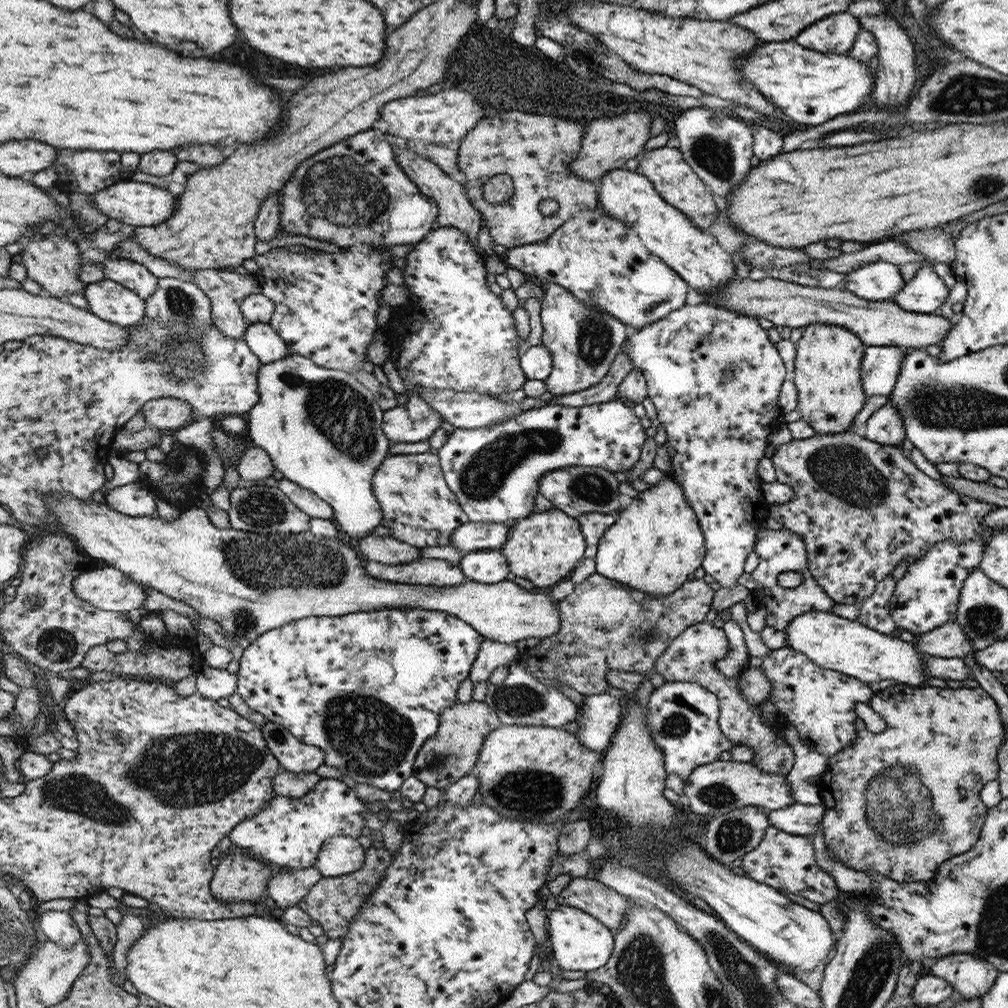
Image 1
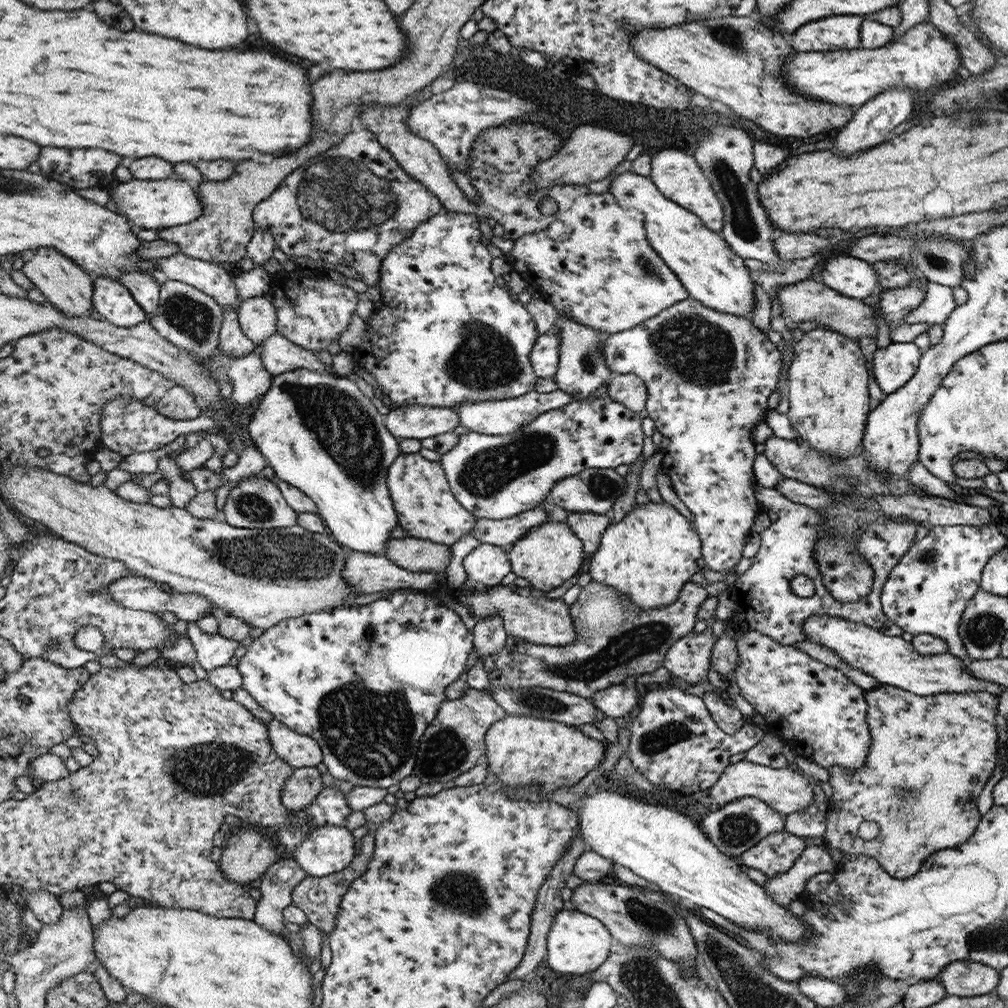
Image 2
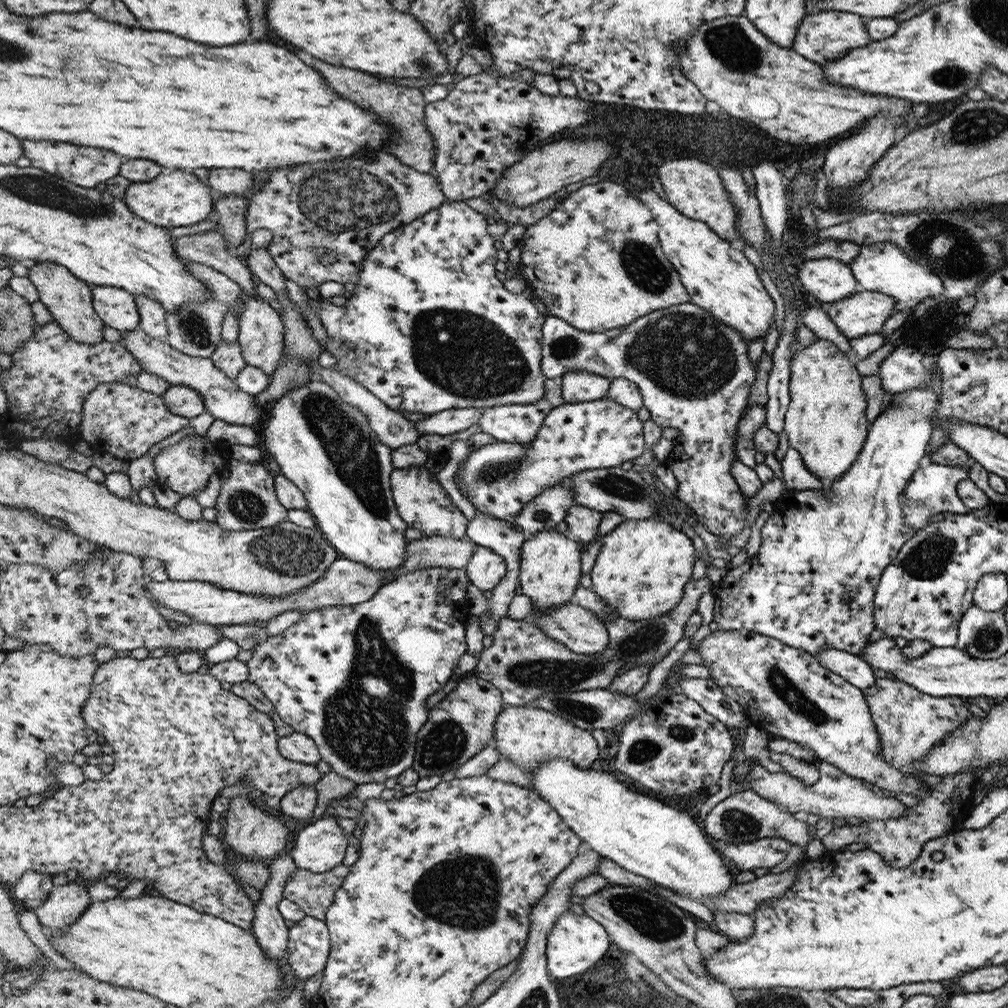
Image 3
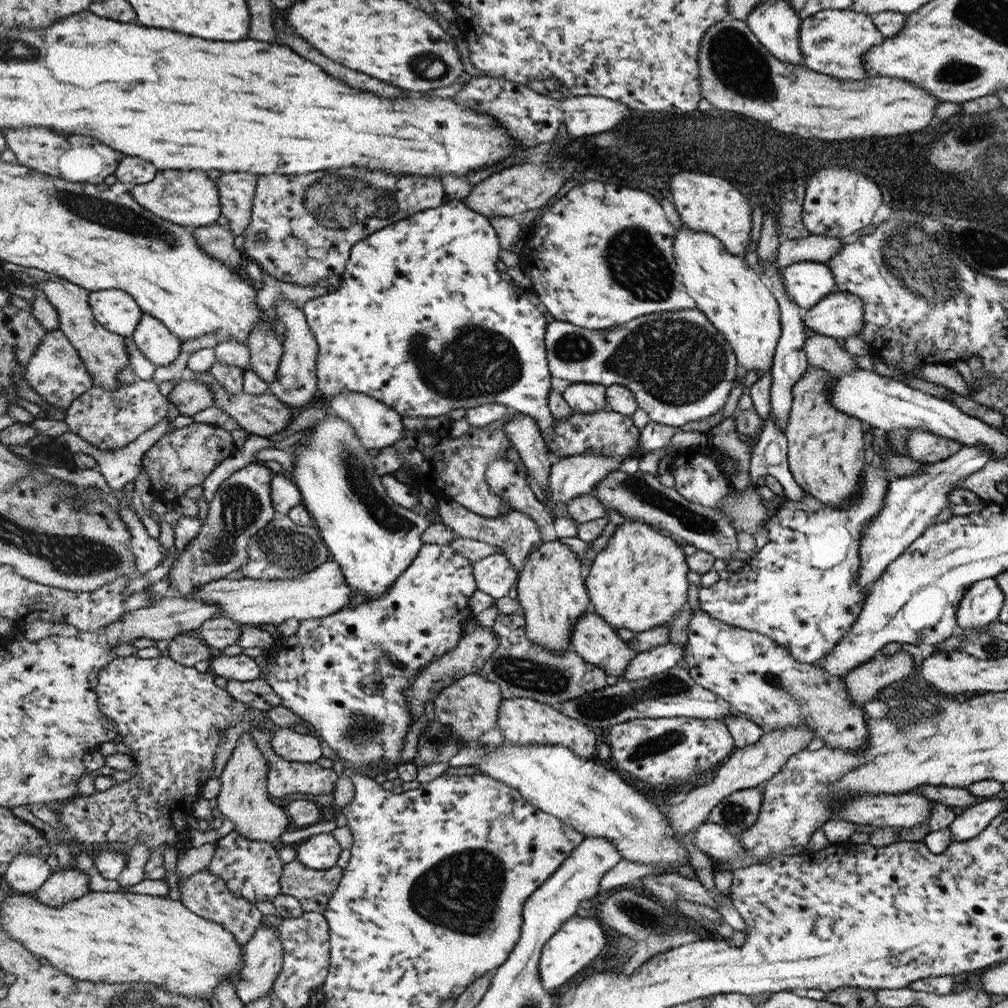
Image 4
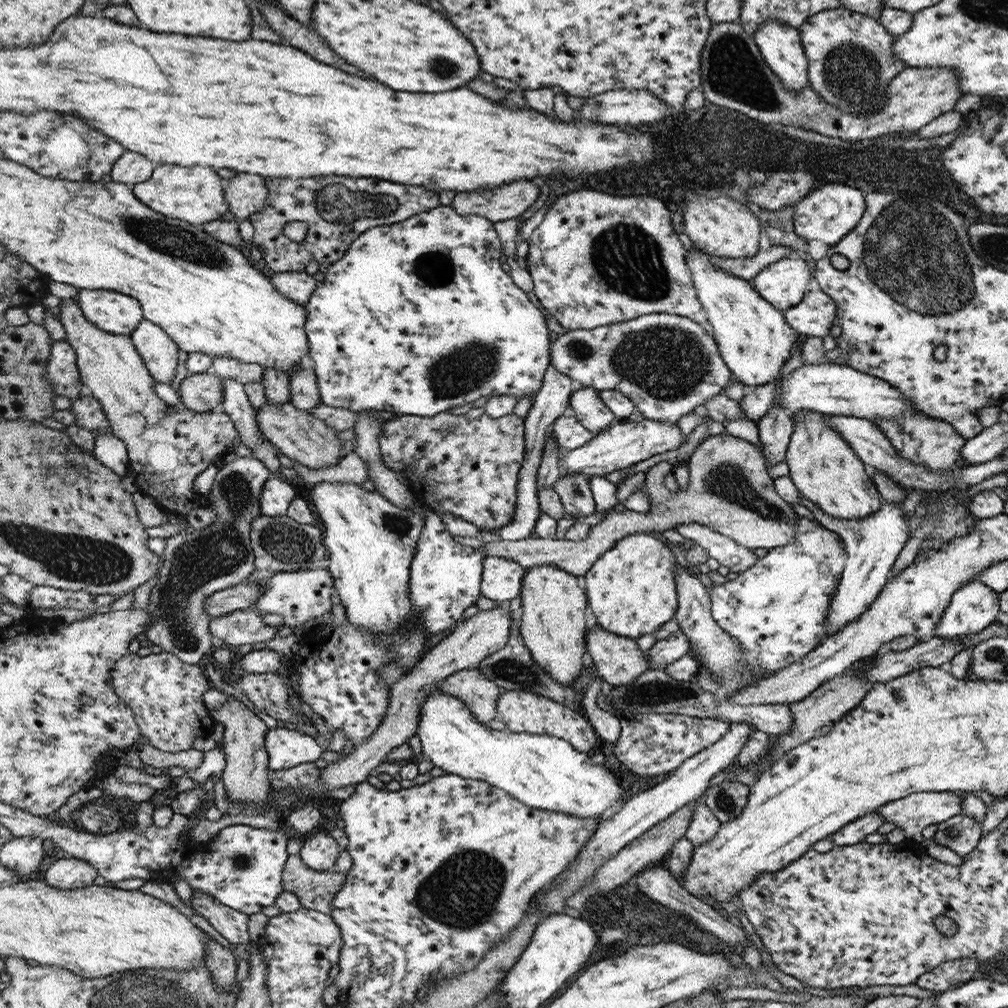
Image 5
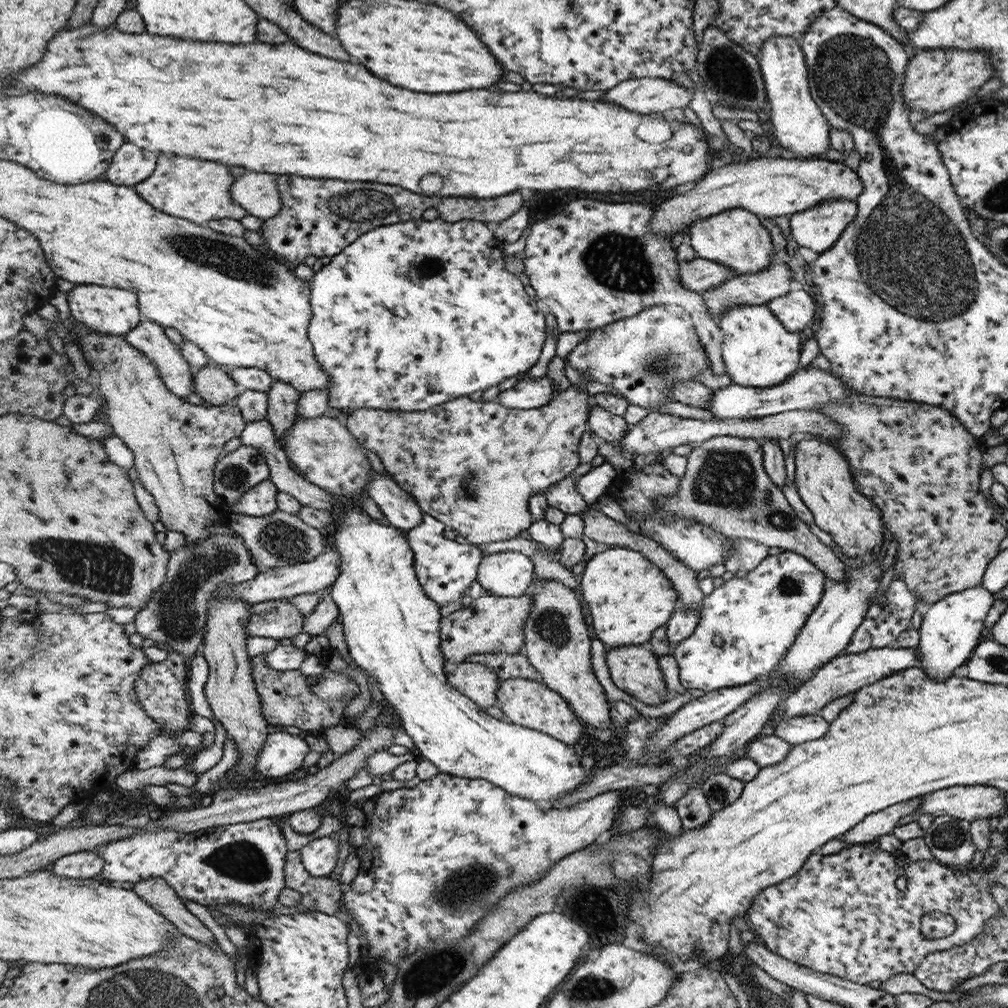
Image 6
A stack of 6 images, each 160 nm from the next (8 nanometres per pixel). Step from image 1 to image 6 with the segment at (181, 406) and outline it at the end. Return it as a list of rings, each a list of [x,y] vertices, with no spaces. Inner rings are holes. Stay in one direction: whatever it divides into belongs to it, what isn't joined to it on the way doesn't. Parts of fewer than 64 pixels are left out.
[[[210,362],[207,366],[197,370],[193,376],[193,387],[195,393],[201,396],[208,406],[224,405],[227,400],[232,400],[236,393],[236,381],[231,377],[230,373],[223,366],[218,366],[214,362]]]

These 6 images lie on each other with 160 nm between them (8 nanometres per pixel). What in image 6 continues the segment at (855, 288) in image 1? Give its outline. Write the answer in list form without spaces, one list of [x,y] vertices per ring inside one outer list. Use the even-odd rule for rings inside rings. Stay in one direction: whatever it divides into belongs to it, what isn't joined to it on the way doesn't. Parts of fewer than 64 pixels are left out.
[[[776,263],[772,267],[768,267],[763,271],[758,271],[752,274],[736,274],[729,278],[726,282],[710,288],[702,293],[705,303],[711,312],[711,315],[716,318],[726,309],[731,309],[738,305],[766,305],[773,298],[784,296],[789,293],[790,282],[793,280],[793,272],[788,263]]]

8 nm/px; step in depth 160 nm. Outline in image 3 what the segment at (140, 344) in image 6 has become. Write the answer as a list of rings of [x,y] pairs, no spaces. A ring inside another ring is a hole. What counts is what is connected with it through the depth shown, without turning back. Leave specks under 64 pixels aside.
[[[136,295],[135,303],[138,305],[140,323],[138,328],[147,335],[167,342],[166,312],[157,300],[144,295]]]

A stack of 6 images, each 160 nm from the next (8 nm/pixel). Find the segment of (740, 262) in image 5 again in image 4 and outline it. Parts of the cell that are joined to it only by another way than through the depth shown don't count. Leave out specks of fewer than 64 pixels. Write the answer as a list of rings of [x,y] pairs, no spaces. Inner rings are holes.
[[[810,235],[799,239],[783,239],[775,265],[783,269],[797,262],[828,262],[843,246],[842,239]]]

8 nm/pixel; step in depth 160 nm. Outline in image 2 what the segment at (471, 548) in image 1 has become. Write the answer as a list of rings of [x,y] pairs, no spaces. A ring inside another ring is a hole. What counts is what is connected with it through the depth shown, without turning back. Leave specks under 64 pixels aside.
[[[541,504],[532,510],[504,520],[477,519],[471,528],[471,534],[485,543],[507,549],[523,537],[531,528],[550,520]]]

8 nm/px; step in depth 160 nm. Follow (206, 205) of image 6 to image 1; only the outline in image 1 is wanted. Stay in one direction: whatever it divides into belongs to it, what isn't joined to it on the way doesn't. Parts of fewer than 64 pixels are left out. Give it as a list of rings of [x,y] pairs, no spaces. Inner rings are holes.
[[[127,178],[113,184],[111,187],[100,190],[91,195],[92,203],[96,209],[98,209],[102,214],[119,219],[120,222],[133,227],[151,227],[157,224],[163,223],[165,220],[171,218],[172,215],[176,214],[176,202],[178,202],[179,196],[174,196],[168,189],[160,188],[149,182],[136,182],[129,180]]]

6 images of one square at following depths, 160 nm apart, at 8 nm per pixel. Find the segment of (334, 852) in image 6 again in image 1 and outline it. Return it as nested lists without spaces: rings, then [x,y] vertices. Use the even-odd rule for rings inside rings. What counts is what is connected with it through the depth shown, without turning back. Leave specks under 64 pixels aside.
[[[333,836],[321,846],[314,867],[318,867],[324,877],[339,877],[363,867],[367,851],[358,839],[351,836]]]

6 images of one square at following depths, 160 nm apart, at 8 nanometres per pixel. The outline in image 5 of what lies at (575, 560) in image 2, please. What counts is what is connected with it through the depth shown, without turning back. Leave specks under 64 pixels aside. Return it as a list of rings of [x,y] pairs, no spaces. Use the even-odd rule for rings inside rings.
[[[536,566],[527,569],[520,594],[522,620],[520,629],[525,645],[534,660],[544,667],[562,686],[572,686],[578,682],[579,674],[586,667],[582,658],[586,654],[586,602],[587,594],[578,586],[572,573],[556,566]]]

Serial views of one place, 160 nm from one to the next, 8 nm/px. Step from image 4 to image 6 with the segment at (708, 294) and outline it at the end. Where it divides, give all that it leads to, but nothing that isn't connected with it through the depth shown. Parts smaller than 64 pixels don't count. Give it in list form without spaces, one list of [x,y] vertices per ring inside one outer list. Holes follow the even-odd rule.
[[[766,305],[733,306],[722,312],[717,321],[719,328],[723,329],[723,361],[726,365],[726,376],[730,377],[734,384],[758,388],[775,387],[798,371],[802,340],[798,334],[792,334]]]

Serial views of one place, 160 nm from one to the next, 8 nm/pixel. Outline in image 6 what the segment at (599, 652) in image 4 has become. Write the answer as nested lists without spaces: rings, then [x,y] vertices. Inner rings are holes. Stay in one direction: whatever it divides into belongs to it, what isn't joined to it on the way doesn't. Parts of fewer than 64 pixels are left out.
[[[619,646],[606,650],[606,664],[612,682],[644,704],[666,701],[666,684],[656,656],[646,646]]]

